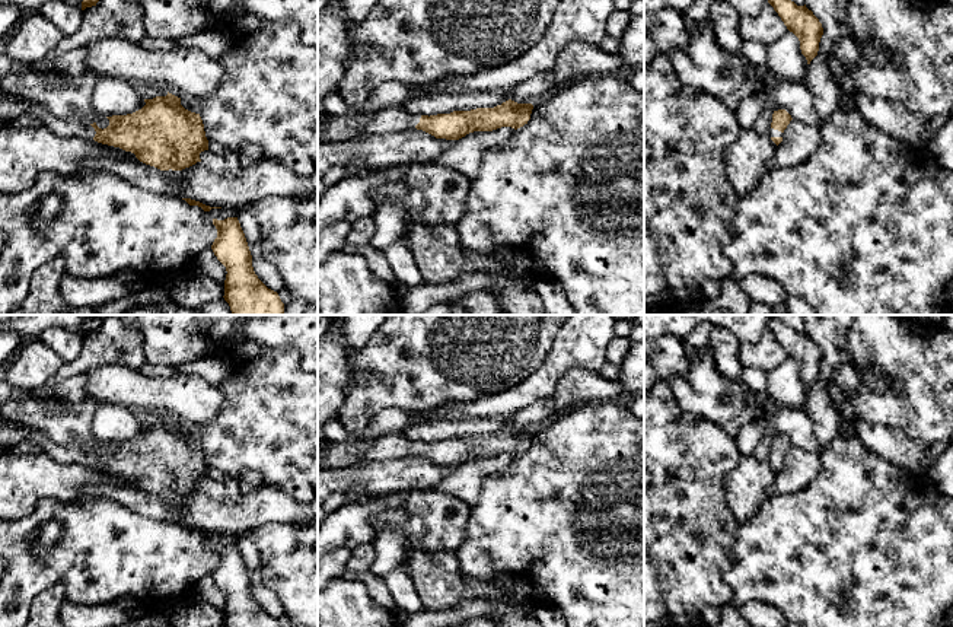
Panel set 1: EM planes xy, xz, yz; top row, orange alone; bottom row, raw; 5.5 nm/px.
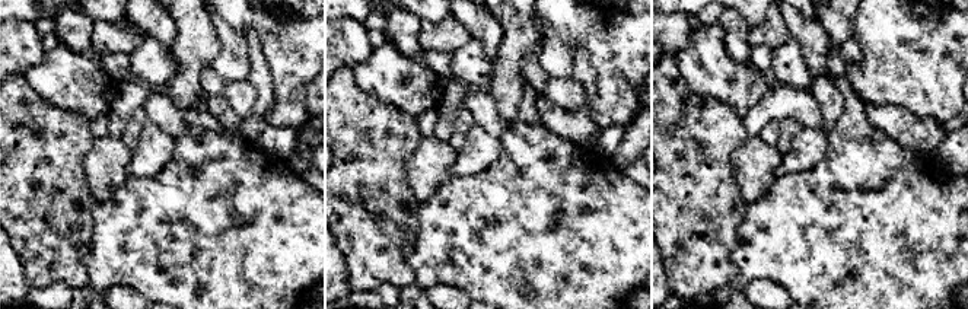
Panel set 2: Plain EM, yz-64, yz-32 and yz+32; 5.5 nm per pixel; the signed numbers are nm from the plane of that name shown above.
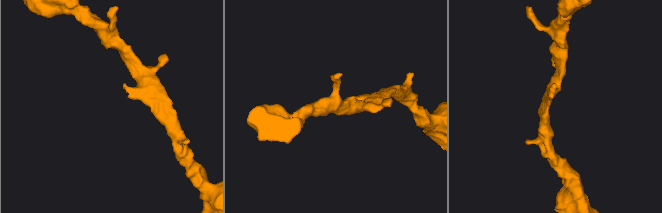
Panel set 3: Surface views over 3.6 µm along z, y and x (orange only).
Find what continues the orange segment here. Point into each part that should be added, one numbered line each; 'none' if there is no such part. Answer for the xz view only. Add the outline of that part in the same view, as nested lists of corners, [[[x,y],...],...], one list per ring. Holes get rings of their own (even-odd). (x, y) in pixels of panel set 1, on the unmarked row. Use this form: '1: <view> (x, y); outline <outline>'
1: xz (392, 446); outline [[[398,433],[382,436],[357,464],[414,456],[420,445],[420,440],[411,440]]]

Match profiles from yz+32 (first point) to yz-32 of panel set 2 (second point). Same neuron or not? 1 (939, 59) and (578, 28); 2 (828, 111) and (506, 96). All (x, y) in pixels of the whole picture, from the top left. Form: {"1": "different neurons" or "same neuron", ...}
{"1": "same neuron", "2": "same neuron"}

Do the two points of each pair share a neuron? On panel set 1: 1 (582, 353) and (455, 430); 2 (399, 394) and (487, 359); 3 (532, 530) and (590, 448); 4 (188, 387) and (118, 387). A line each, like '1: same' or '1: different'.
1: different
2: same
3: same
4: same

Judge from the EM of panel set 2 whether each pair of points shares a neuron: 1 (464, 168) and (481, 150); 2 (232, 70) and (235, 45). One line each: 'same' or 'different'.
1: same
2: same

